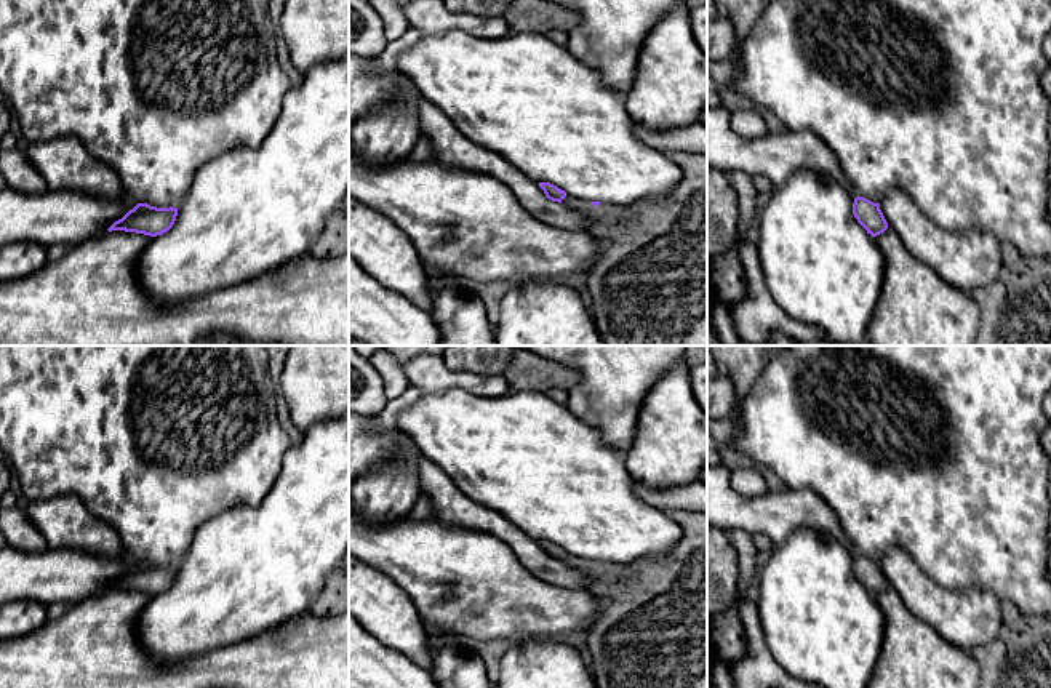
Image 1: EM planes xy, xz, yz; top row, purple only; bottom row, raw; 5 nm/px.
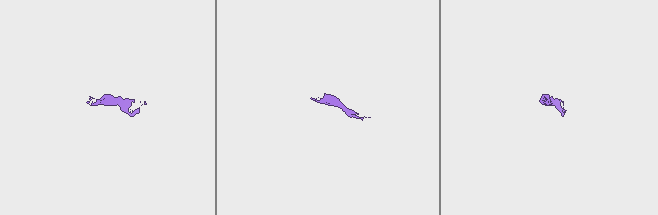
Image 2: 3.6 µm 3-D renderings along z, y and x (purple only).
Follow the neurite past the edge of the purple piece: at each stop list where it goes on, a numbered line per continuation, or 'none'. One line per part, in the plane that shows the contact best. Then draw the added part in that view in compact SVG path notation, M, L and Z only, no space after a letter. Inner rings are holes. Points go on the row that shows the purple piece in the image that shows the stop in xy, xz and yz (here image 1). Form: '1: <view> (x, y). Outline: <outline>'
1: xz (648, 287). Outline: M675 152L670 154L670 158L680 166L683 176L662 200L643 200L625 206L605 203L593 206L571 195L561 200L561 203L593 219L589 232L601 245L598 261L587 272L587 288L592 298L593 322L605 346L707 346L707 154Z

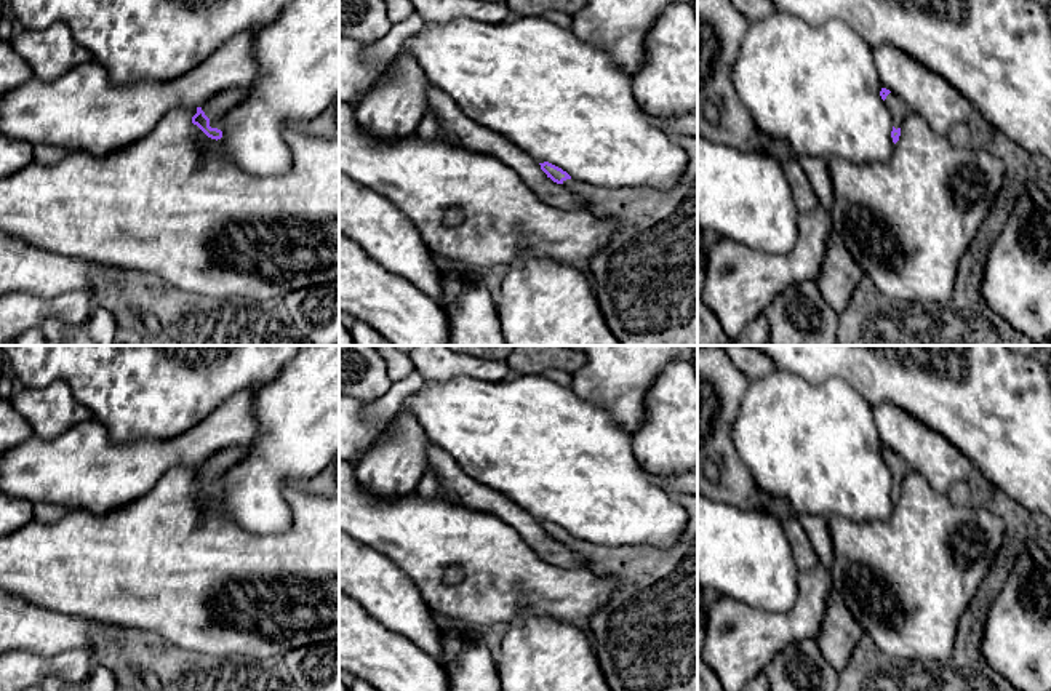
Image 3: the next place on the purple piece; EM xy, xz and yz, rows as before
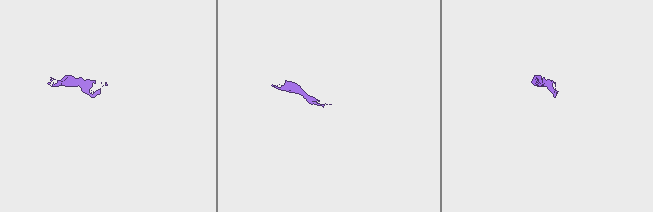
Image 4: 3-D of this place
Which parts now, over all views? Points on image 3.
1: xy (219, 104). Outline: M226 90L202 106L202 110L210 118L210 126L219 130L221 117L237 107L245 98L243 90Z

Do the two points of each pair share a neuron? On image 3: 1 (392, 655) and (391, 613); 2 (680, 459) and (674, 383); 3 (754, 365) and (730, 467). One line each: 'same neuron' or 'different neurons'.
1: different neurons
2: same neuron
3: different neurons

